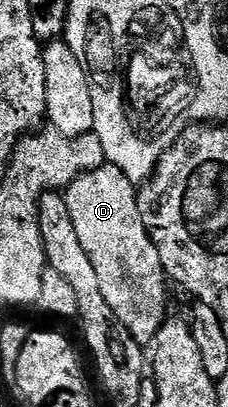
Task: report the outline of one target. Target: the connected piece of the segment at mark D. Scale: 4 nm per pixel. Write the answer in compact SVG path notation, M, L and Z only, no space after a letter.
M105 164L93 172L84 172L77 180L73 180L73 184L65 191L65 197L69 204L69 216L73 216L73 229L81 239L81 245L85 247L89 261L93 263L97 280L101 284L101 293L105 295L109 308L113 308L117 320L121 320L121 324L129 328L133 340L137 340L139 346L150 347L155 341L157 332L169 318L167 314L169 279L139 211L136 183L131 182L129 176L121 172L121 168Z

